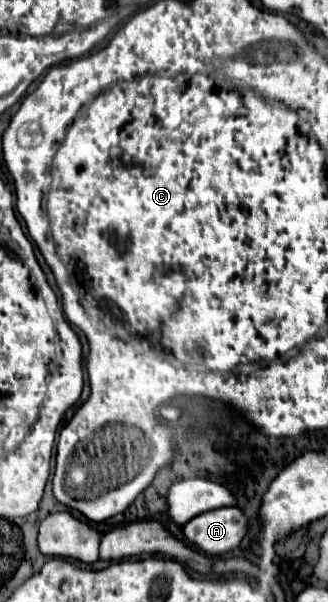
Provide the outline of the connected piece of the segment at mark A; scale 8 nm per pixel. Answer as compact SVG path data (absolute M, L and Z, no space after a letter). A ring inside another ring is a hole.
M221 507L193 517L183 531L207 555L221 555L243 541L249 531L249 519L239 507Z

